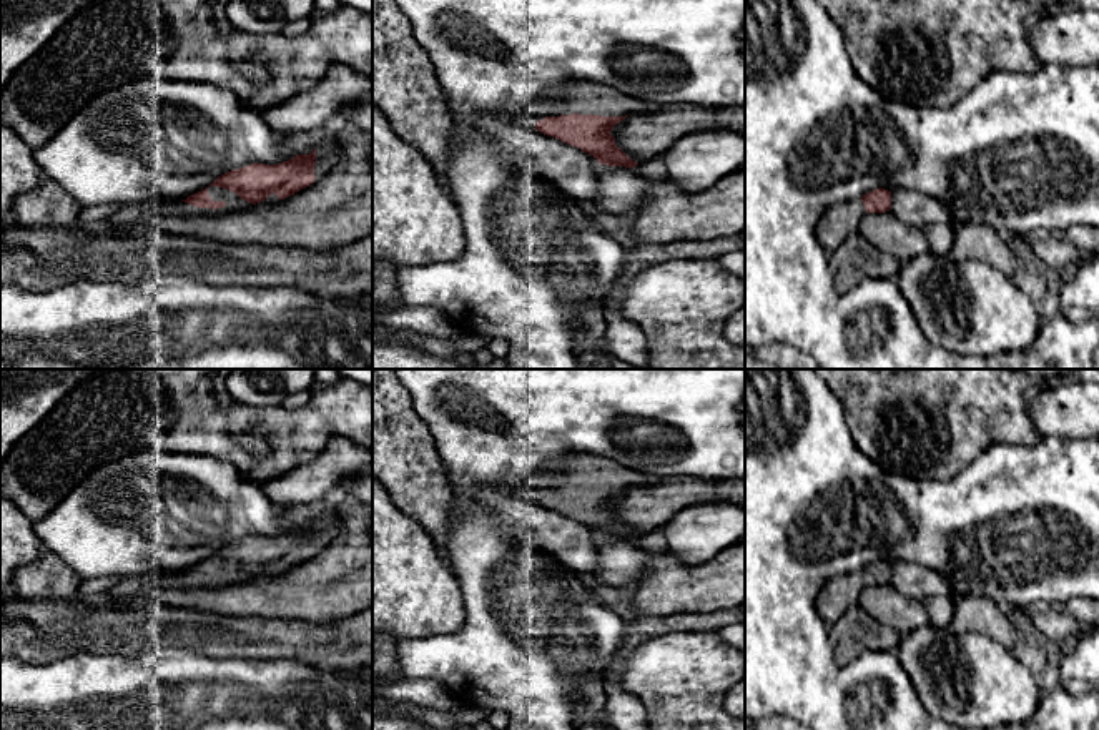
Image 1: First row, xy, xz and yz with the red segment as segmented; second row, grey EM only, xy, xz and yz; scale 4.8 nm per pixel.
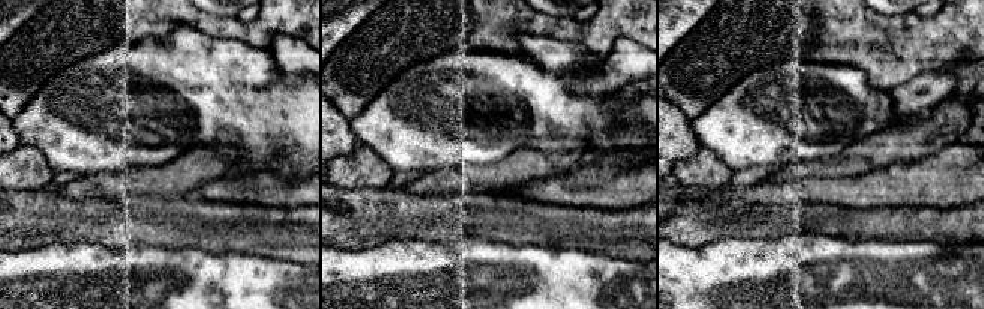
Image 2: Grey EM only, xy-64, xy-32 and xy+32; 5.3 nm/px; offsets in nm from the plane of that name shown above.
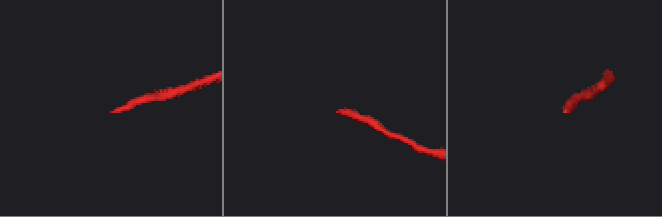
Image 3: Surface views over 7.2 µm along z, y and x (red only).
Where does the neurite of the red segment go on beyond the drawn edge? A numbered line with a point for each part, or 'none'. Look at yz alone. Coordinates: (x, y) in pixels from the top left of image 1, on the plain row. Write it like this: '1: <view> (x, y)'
1: yz (840, 592)

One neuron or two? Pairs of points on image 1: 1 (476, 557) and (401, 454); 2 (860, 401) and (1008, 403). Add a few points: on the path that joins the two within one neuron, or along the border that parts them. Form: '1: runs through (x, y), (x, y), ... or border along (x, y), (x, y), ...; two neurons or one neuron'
1: border along (451, 483), (448, 559); two neurons
2: runs through (896, 401), (971, 398); one neuron

